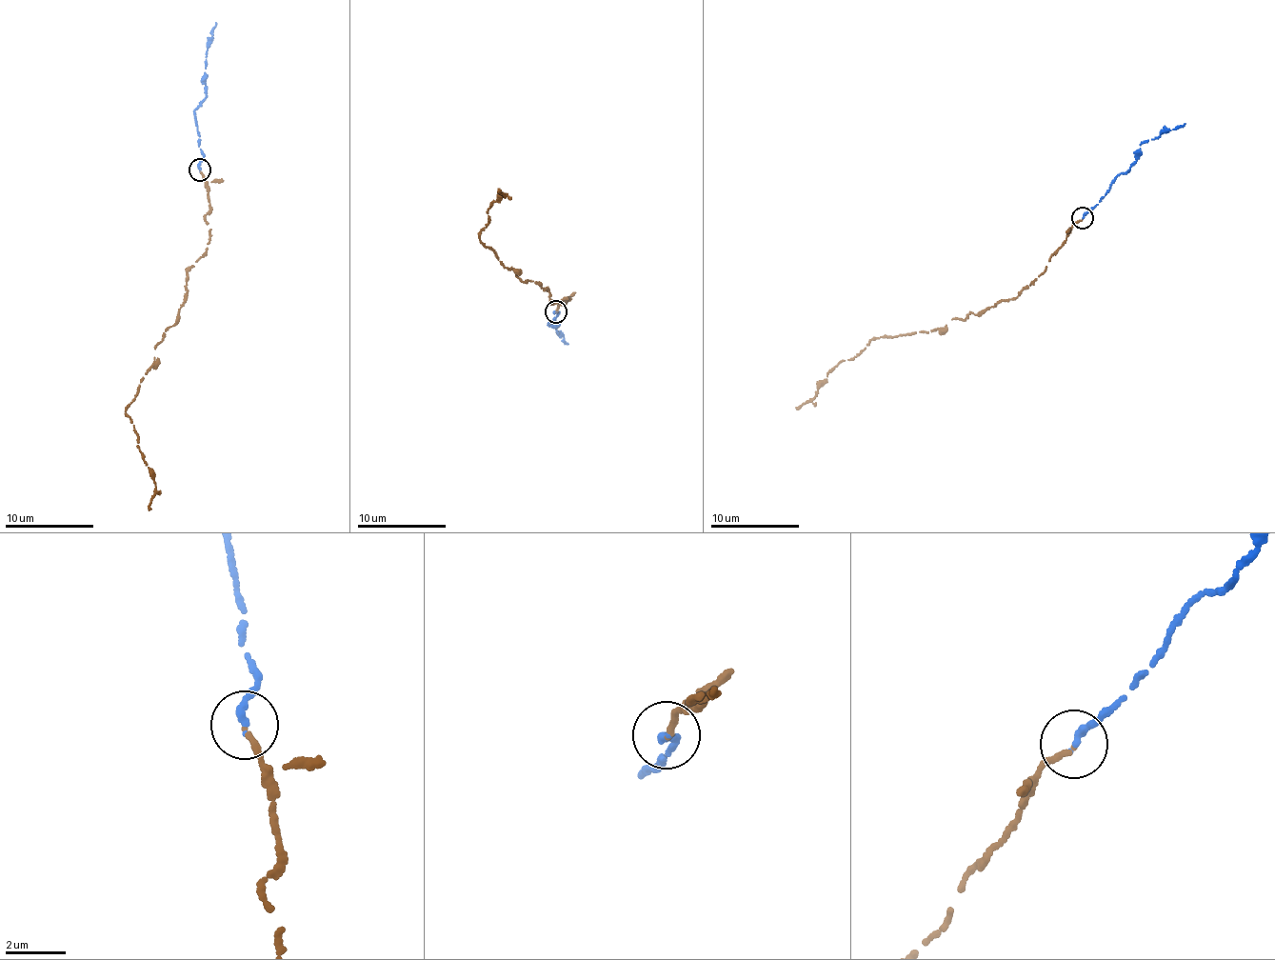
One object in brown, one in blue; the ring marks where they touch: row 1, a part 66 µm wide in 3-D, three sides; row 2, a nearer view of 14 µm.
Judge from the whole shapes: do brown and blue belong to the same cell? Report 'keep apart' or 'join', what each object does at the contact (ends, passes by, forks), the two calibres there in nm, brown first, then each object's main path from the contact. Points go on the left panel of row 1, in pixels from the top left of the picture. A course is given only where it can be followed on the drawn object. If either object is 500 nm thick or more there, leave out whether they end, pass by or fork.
join | brown ends | blue ends | 190/280 nm | brown via (199, 170), (210, 235), (187, 275), (188, 294), (172, 327), (156, 345), (125, 411), (154, 480), (149, 510) | blue via (199, 169), (204, 157), (194, 113), (205, 96), (206, 55), (216, 22)

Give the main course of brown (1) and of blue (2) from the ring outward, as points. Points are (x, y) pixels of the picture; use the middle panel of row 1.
1: (555, 312), (570, 300), (551, 303), (549, 290), (503, 268), (479, 240), (488, 208), (506, 194), (497, 189)
2: (555, 311), (559, 313), (548, 324), (558, 325), (553, 321), (556, 331), (567, 344)

